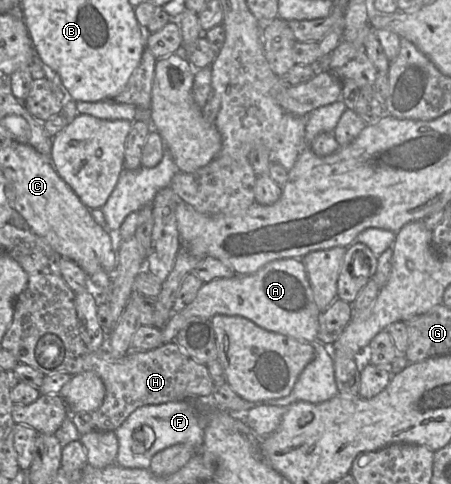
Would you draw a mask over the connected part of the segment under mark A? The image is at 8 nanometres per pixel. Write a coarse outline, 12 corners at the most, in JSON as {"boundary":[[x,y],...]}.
{"boundary":[[302,258],[204,283],[160,330],[238,315],[312,343],[321,313]]}

